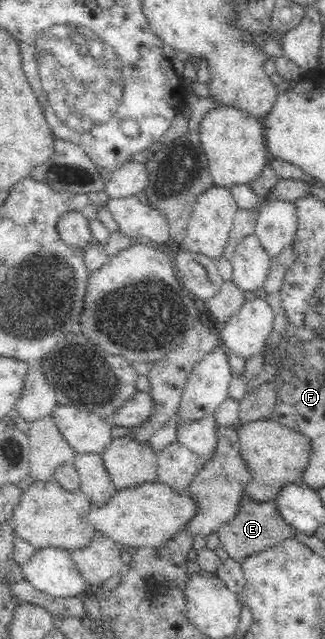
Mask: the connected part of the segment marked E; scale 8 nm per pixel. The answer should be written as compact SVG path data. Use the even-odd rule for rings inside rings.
M244 492L236 514L227 520L219 529L218 535L224 549L238 563L255 552L263 551L268 547L281 543L284 539L293 538L296 530L287 524L279 512L276 500L257 502Z

